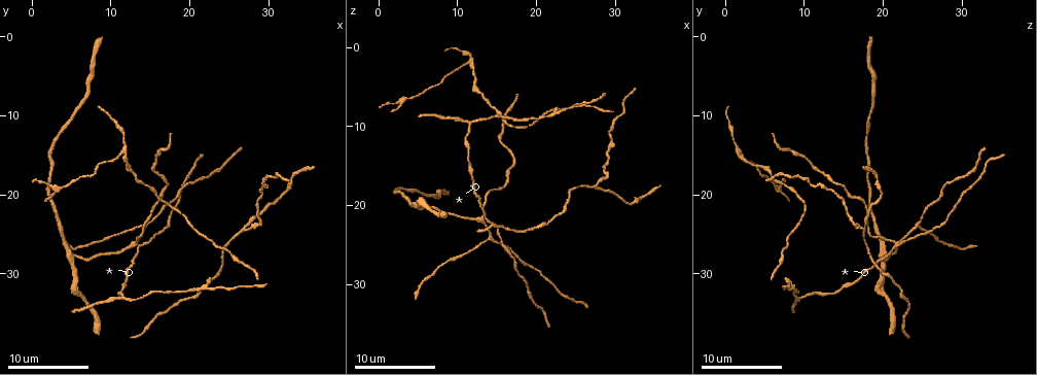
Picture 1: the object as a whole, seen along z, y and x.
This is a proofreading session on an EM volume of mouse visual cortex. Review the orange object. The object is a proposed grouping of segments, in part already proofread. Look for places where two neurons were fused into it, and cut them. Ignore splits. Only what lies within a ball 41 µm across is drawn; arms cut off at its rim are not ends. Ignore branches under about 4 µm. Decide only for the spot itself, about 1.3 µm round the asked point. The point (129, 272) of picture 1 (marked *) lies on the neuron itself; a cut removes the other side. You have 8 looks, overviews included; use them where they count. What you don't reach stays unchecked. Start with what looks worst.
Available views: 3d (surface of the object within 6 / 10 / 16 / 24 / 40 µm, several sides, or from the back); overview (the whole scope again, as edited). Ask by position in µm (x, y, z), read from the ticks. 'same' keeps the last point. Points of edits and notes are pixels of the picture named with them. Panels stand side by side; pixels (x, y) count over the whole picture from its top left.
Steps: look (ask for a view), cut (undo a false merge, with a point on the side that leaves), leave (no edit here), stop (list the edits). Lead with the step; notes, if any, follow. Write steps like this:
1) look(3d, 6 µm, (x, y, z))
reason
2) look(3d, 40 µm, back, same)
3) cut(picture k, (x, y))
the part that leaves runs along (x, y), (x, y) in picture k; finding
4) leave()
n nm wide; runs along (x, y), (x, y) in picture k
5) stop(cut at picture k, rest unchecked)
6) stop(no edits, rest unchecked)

look(3d, 10 µm, (27.2, 24.0, 17.6))
three-way junction

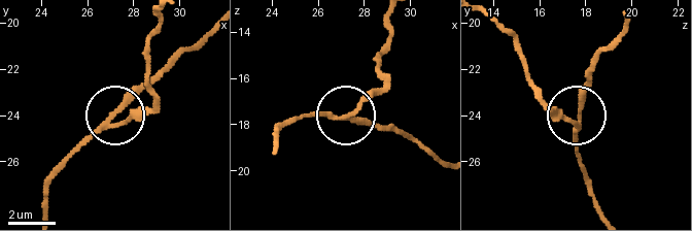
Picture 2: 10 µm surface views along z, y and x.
look(3d, 6 µm, (27.4, 23.9, 17.6))
closer look

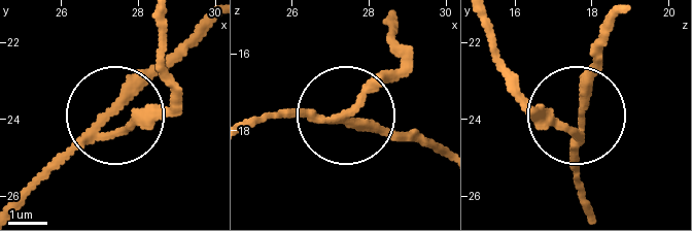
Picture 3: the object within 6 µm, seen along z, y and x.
cut(picture 3, (141, 124))
3 arms; two neurons meet here

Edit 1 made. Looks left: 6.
look(3d, 10 µm, (12.6, 26.6, 22.0))

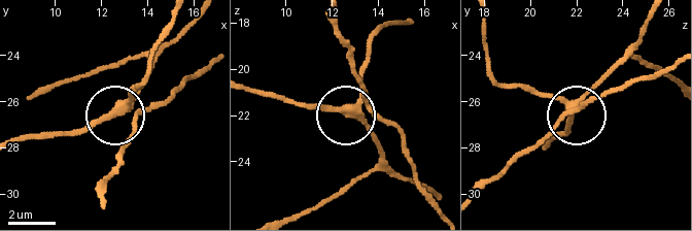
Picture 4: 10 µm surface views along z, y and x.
look(3d, 10 µm, back, (12.7, 26.3, 21.8))

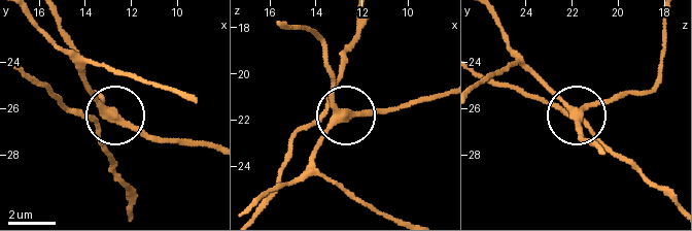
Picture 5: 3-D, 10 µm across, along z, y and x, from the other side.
leave()
310 nm wide; runs along (125, 196), (101, 131), (107, 107), (84, 80) in picture 5; all the same neuron

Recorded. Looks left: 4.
look(3d, 6 µm, (11.4, 32.8, 9.6))
arms part here

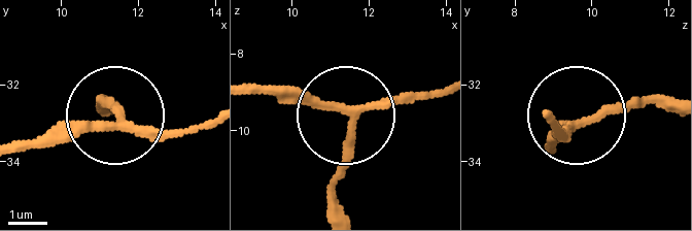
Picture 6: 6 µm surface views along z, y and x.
leave()
3 arms; runs along (340, 208), (334, 179), (347, 113), (251, 91) in picture 6; all the same neuron

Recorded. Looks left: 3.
look(overview)

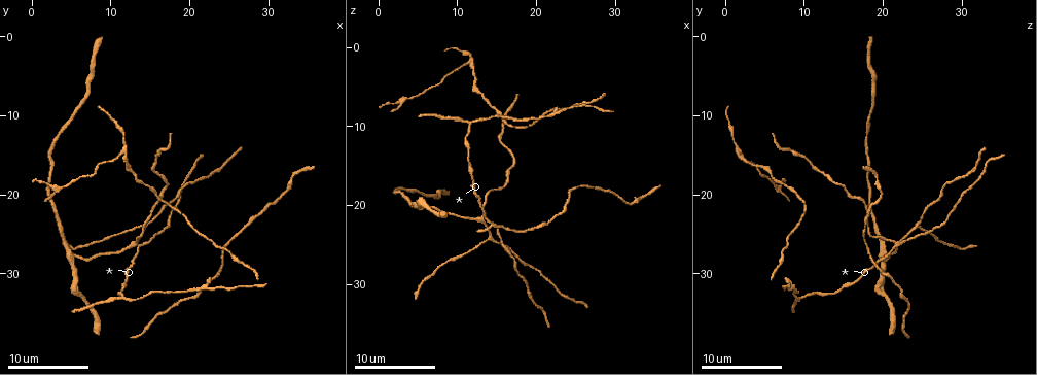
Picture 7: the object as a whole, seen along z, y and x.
look(3d, 16 µm, (10.8, 15.2, 2.4))

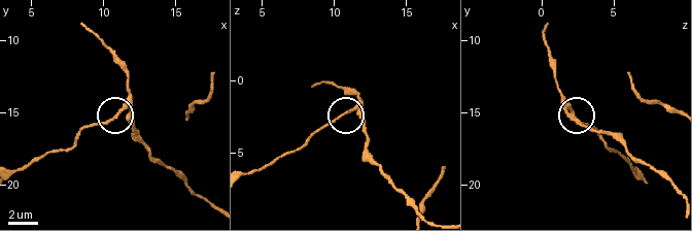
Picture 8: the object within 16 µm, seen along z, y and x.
cut(picture 8, (111, 119))
220 nm wide; two neurons meet here

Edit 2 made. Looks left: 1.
stop(cut at picture 3, cut at picture 8, rest unchecked)

